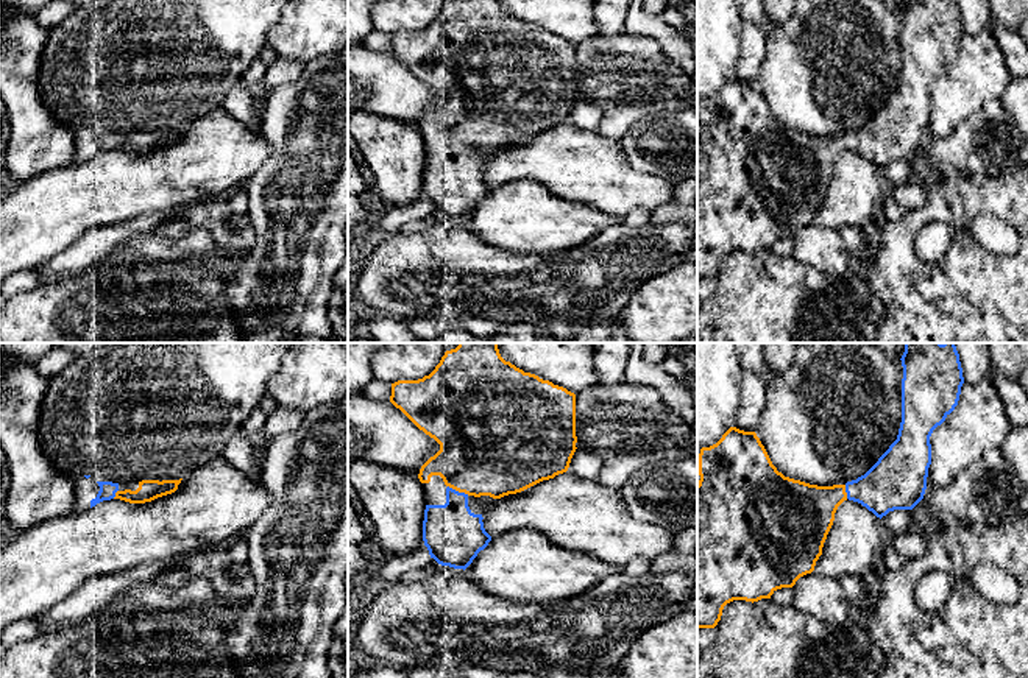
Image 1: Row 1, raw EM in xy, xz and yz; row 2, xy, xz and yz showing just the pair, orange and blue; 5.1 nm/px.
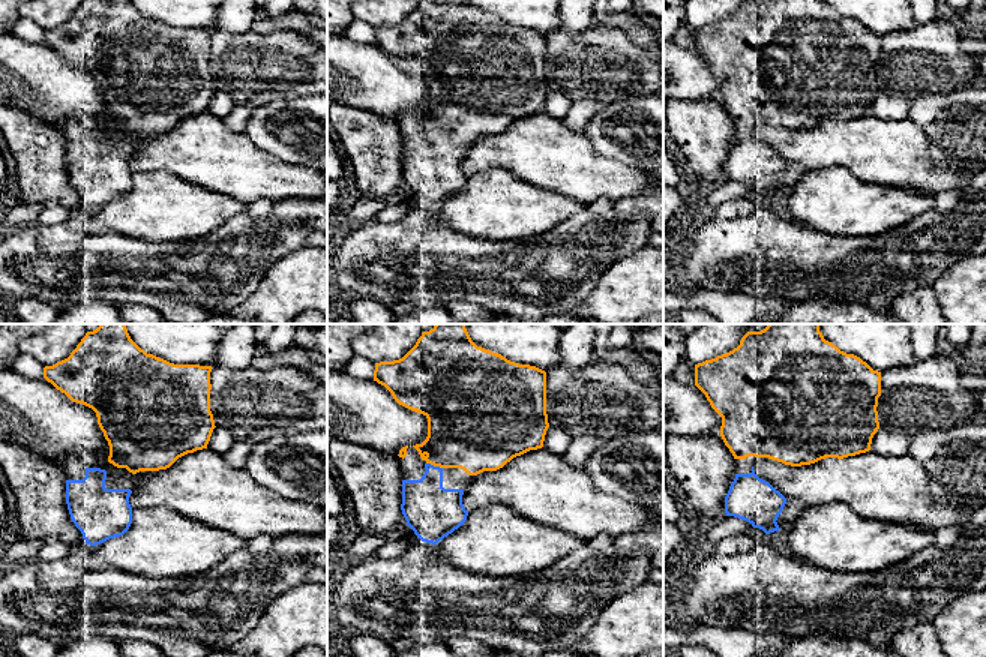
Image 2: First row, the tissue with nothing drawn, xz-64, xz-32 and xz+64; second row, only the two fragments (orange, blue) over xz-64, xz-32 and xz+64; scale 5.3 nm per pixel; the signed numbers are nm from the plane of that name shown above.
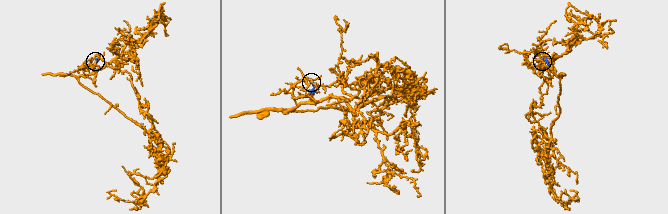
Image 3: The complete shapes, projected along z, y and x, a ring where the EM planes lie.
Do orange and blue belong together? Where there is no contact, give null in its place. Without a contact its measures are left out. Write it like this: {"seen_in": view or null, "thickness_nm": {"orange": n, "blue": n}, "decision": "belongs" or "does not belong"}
{"seen_in": "xz", "thickness_nm": {"orange": 460, "blue": 300}, "decision": "belongs"}

